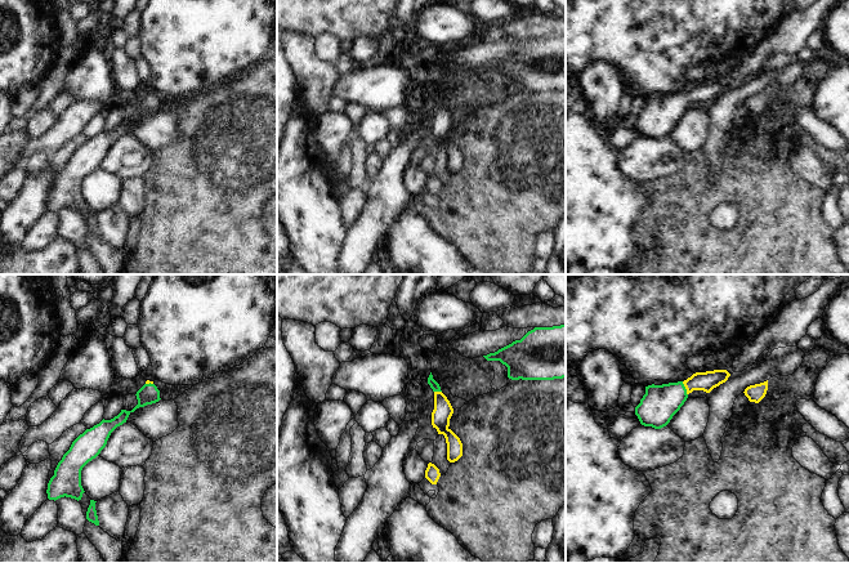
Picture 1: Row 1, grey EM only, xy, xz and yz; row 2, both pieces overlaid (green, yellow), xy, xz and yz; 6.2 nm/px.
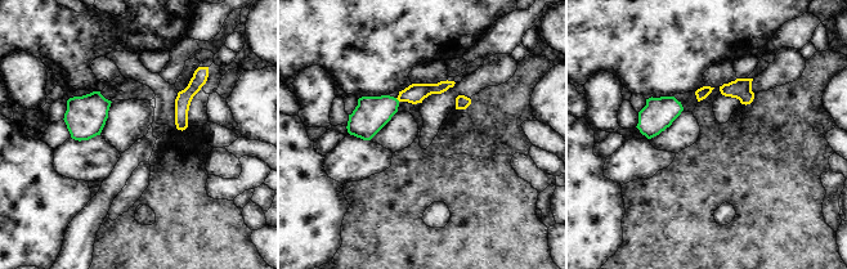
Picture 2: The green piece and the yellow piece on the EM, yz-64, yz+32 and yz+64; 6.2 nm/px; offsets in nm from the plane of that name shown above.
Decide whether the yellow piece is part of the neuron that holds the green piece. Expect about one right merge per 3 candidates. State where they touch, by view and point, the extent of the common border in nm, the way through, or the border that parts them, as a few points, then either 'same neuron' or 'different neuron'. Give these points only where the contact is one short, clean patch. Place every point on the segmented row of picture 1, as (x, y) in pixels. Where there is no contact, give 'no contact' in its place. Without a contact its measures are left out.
yz (684, 388) | 90 nm | across yz (658, 405), (684, 388), (696, 381), (706, 381) | same neuron

